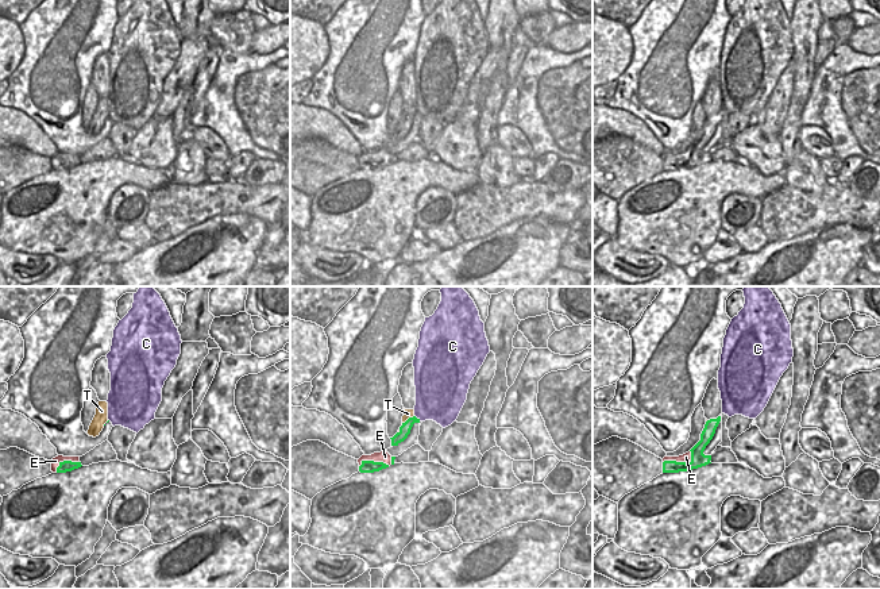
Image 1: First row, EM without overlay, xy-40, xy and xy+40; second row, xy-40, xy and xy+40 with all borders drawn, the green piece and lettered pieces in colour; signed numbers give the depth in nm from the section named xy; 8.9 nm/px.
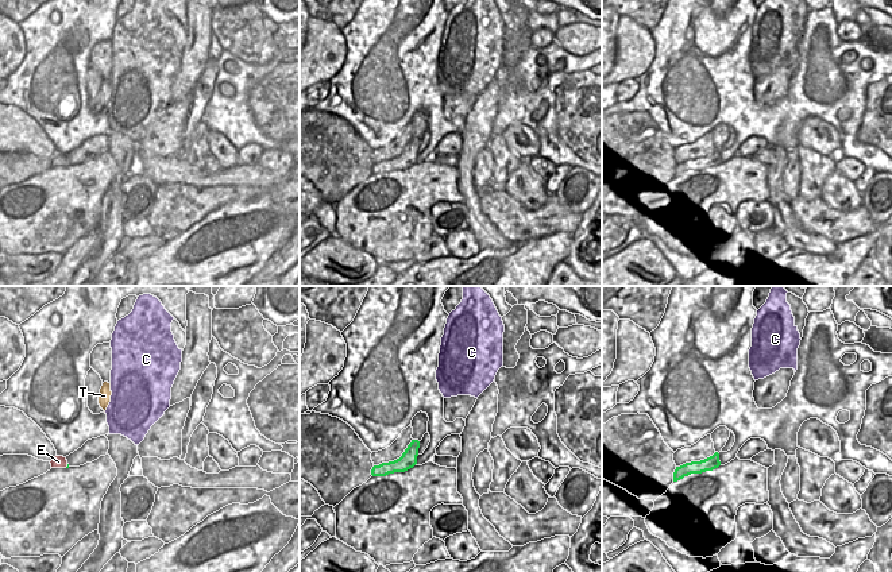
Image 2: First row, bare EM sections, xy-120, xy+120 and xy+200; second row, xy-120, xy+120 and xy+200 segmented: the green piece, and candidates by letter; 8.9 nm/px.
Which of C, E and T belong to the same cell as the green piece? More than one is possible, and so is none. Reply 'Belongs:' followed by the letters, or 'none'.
Belongs: T

